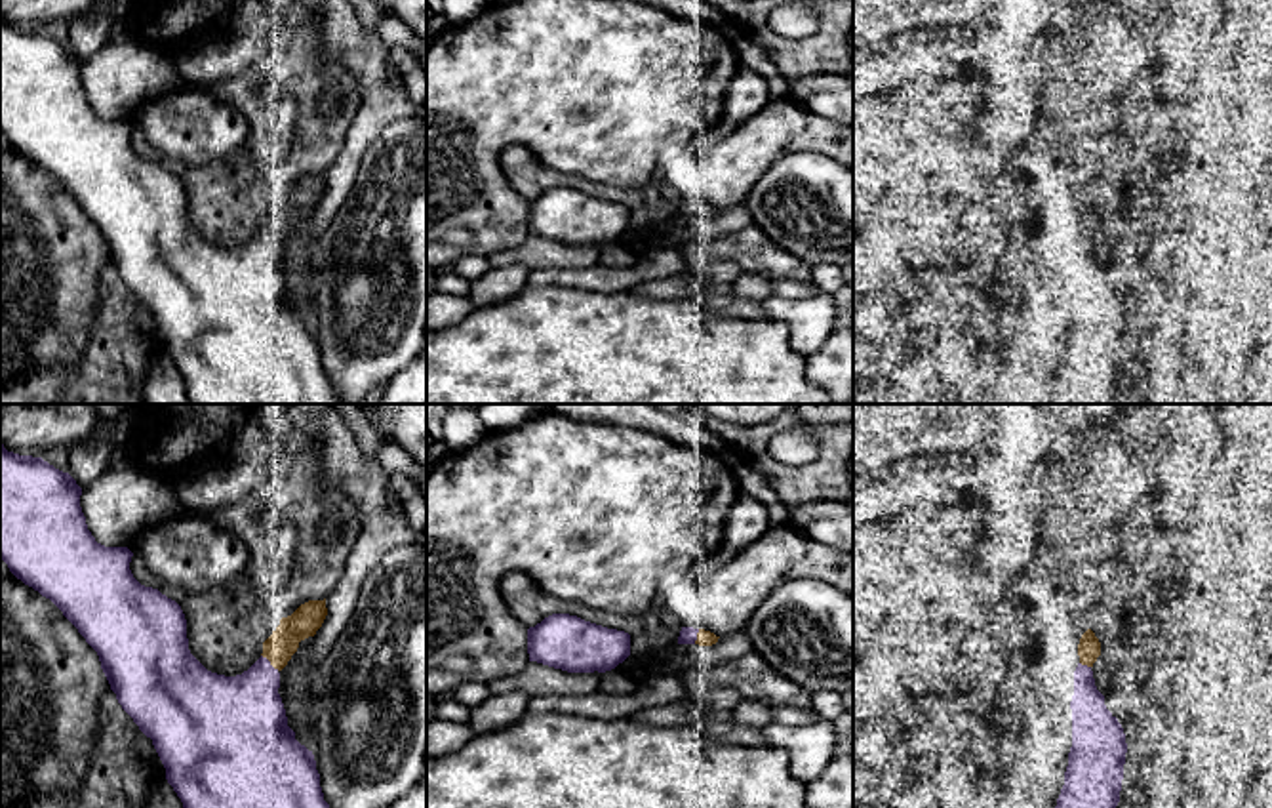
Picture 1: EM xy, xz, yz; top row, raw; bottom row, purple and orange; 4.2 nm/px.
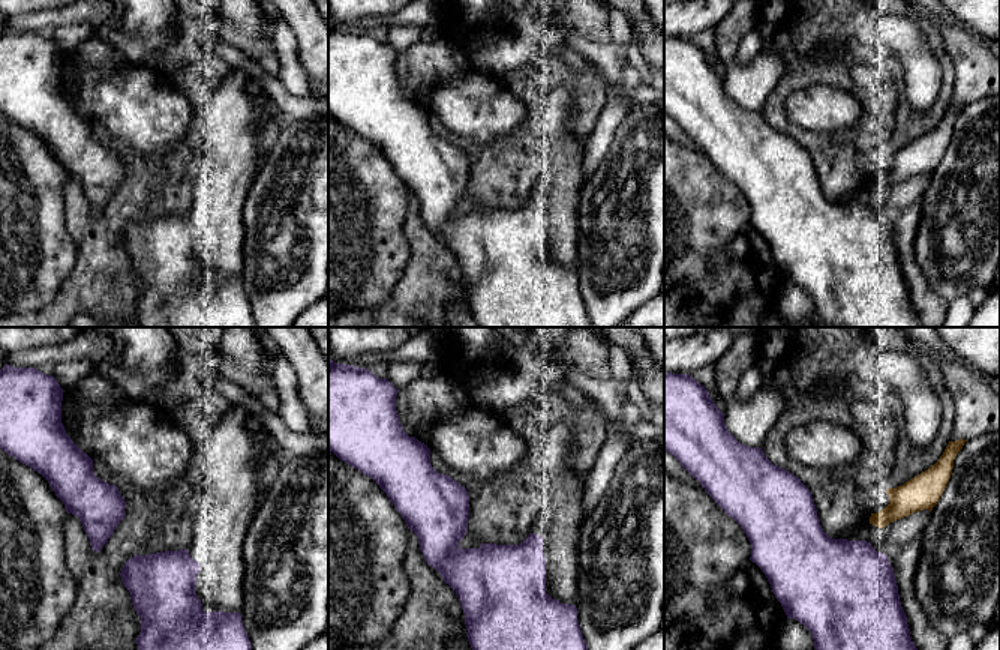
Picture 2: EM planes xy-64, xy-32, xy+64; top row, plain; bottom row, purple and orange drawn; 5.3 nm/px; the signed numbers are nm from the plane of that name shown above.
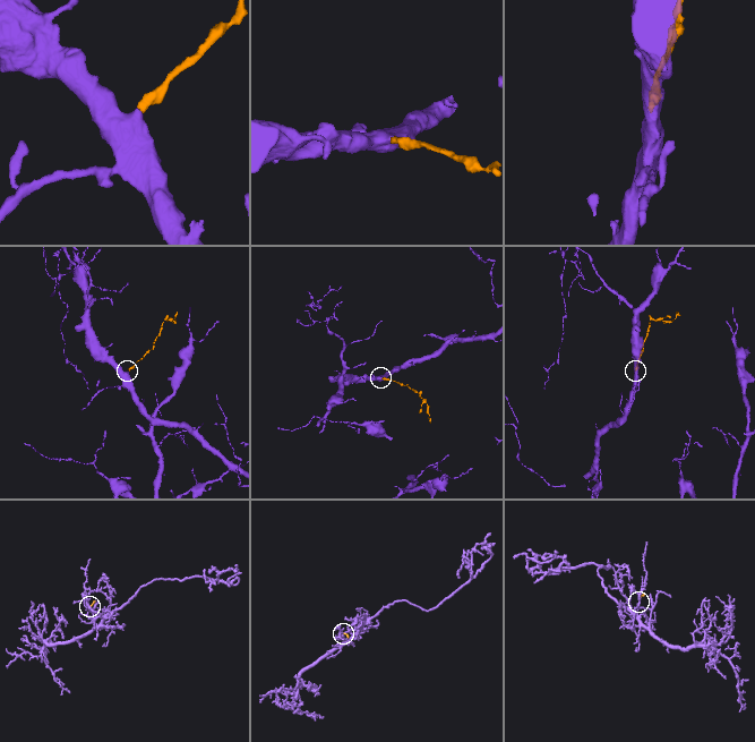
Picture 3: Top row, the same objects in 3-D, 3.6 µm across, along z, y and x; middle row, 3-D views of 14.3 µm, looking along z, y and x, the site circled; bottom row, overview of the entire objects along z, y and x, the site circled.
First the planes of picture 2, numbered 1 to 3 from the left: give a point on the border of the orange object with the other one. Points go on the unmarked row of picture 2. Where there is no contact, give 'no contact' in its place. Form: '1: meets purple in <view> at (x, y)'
1: no contact
2: no contact
3: no contact

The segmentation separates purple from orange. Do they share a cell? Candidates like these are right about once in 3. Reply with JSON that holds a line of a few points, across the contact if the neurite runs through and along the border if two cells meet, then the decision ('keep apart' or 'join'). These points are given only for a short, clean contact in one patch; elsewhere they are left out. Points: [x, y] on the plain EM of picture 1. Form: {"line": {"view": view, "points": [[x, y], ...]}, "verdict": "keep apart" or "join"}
{"verdict": "join"}

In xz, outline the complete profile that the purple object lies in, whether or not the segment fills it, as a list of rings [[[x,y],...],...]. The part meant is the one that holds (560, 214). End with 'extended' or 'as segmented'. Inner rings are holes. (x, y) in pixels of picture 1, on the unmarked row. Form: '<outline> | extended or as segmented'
[[[552,187],[527,202],[529,234],[567,246],[606,246],[630,229],[630,208],[585,194],[569,187]]] | as segmented

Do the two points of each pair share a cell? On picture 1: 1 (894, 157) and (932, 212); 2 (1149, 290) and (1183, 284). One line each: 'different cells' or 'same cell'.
1: same cell
2: different cells

